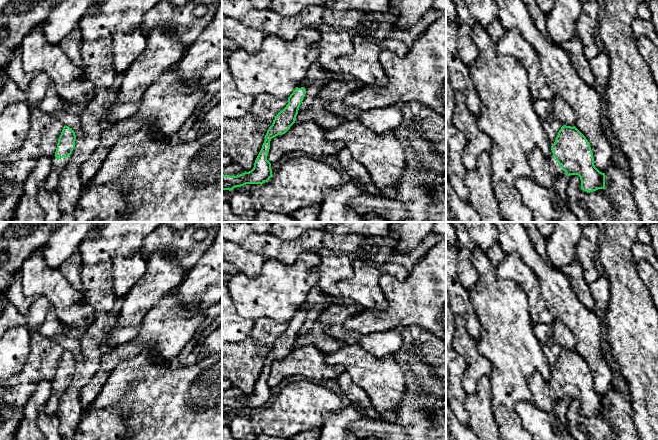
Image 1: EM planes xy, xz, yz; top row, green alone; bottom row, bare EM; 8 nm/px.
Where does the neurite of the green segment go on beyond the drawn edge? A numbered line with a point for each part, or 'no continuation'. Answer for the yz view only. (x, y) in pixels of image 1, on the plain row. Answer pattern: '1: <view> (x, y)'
1: yz (546, 395)

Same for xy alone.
1: xy (51, 406)

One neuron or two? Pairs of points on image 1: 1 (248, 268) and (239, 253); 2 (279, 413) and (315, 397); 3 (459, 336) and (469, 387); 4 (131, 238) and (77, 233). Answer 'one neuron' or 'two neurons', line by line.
1: one neuron
2: one neuron
3: one neuron
4: two neurons

